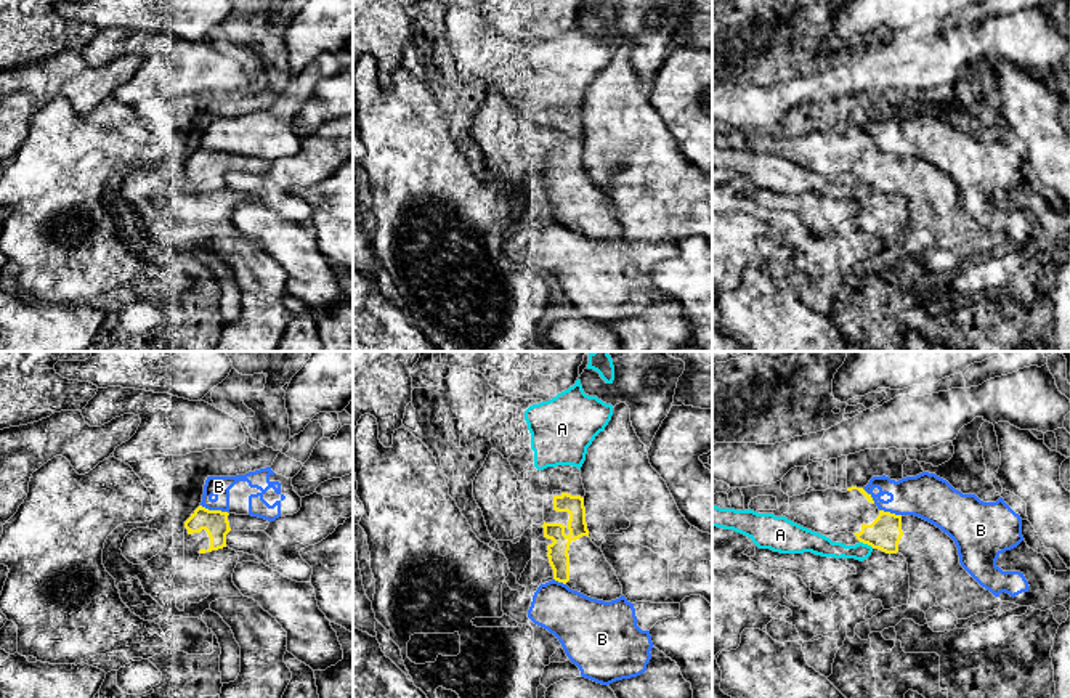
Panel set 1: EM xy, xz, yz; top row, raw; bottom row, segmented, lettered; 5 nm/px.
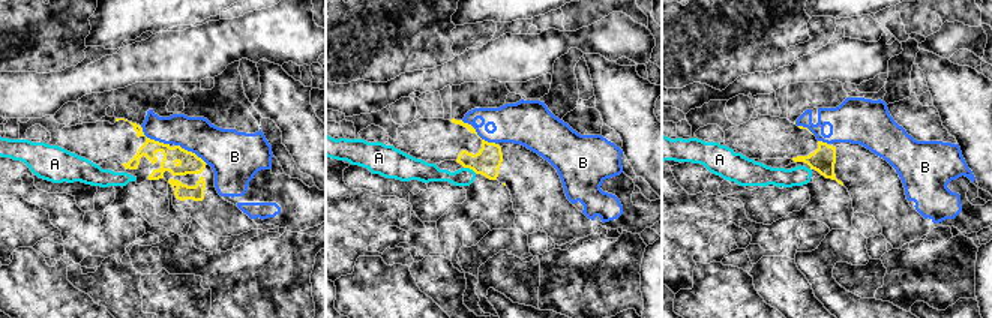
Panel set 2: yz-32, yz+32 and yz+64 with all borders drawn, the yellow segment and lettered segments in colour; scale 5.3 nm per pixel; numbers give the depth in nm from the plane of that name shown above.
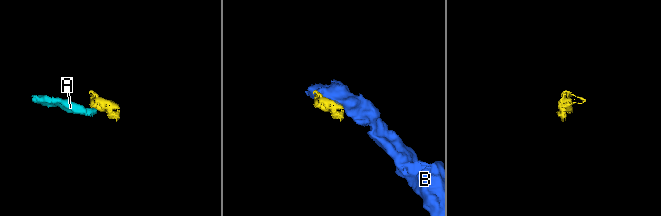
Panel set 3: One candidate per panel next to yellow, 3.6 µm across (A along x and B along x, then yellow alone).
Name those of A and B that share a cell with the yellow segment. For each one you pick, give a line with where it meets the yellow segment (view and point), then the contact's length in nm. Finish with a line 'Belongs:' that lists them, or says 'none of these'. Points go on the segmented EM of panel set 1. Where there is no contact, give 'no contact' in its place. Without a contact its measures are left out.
Belongs: none of these

